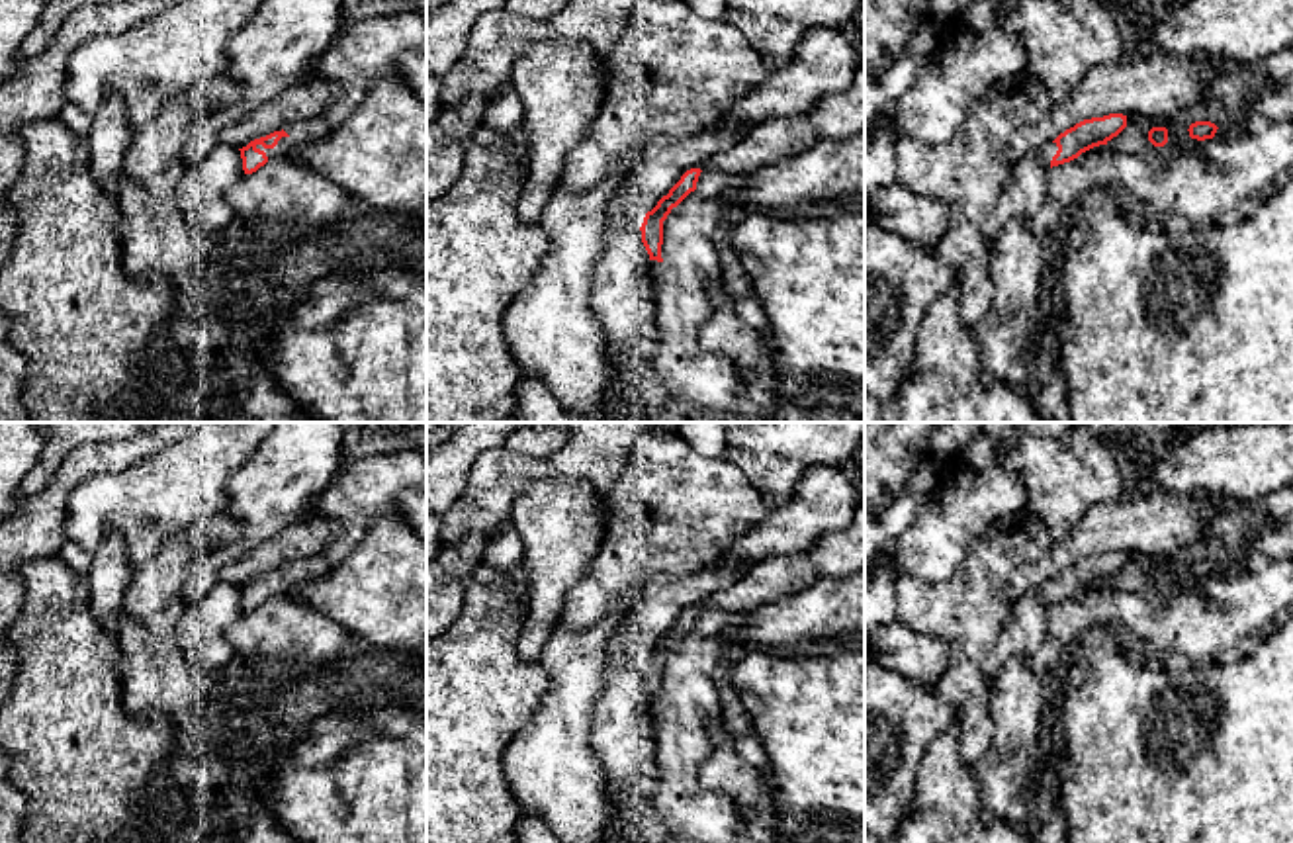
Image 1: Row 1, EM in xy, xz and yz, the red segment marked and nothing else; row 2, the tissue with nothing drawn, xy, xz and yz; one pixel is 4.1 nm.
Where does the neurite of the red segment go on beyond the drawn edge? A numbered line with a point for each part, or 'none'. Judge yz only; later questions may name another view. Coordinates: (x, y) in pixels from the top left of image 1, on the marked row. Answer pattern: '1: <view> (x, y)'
1: yz (1047, 151)

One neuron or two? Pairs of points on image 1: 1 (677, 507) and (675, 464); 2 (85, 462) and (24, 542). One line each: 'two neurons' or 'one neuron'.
1: one neuron
2: one neuron

